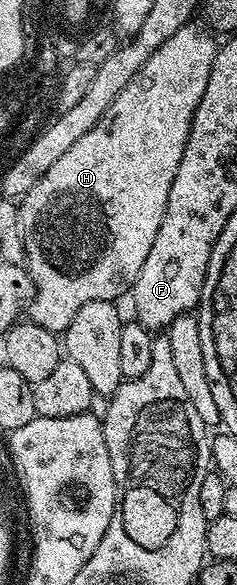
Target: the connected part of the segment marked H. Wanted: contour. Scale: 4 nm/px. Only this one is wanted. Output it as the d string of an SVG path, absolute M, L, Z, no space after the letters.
M188 24L180 28L176 36L164 40L164 44L160 44L160 48L156 48L156 52L148 56L148 60L136 72L136 76L124 88L124 92L116 96L116 100L104 112L101 120L91 130L84 132L84 136L80 136L80 140L76 140L76 144L72 144L72 148L68 148L68 152L64 152L64 156L60 156L60 160L56 160L56 164L52 164L52 168L44 172L44 176L40 176L40 180L32 184L32 188L17 203L22 246L26 249L26 268L31 279L36 280L36 293L28 306L28 318L29 321L40 324L40 328L48 328L54 334L61 335L72 324L76 312L88 301L114 302L121 294L129 295L135 280L140 276L144 262L148 259L148 252L156 241L156 232L160 232L160 224L164 220L168 204L168 192L172 188L172 180L176 180L176 168L180 168L180 156L184 156L184 144L188 144L190 125L196 108L204 96L204 88L208 88L208 76L212 72L214 63L215 35L201 25L200 27L194 25Z

